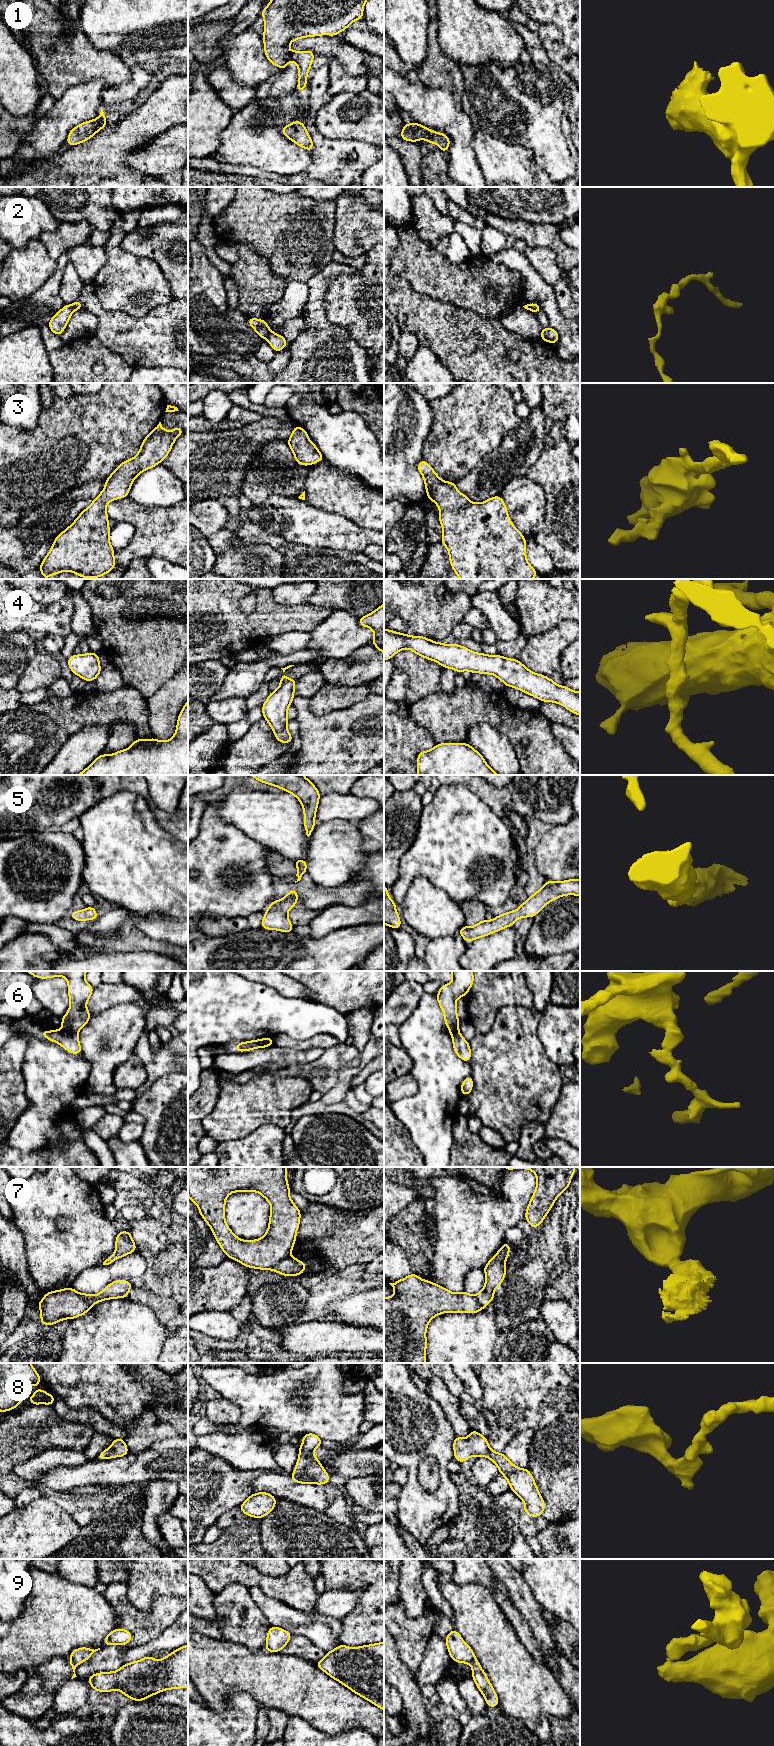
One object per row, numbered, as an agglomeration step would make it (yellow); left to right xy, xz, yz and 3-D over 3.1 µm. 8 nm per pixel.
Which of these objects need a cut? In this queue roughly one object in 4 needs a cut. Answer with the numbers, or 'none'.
2, 6, 7, 9

